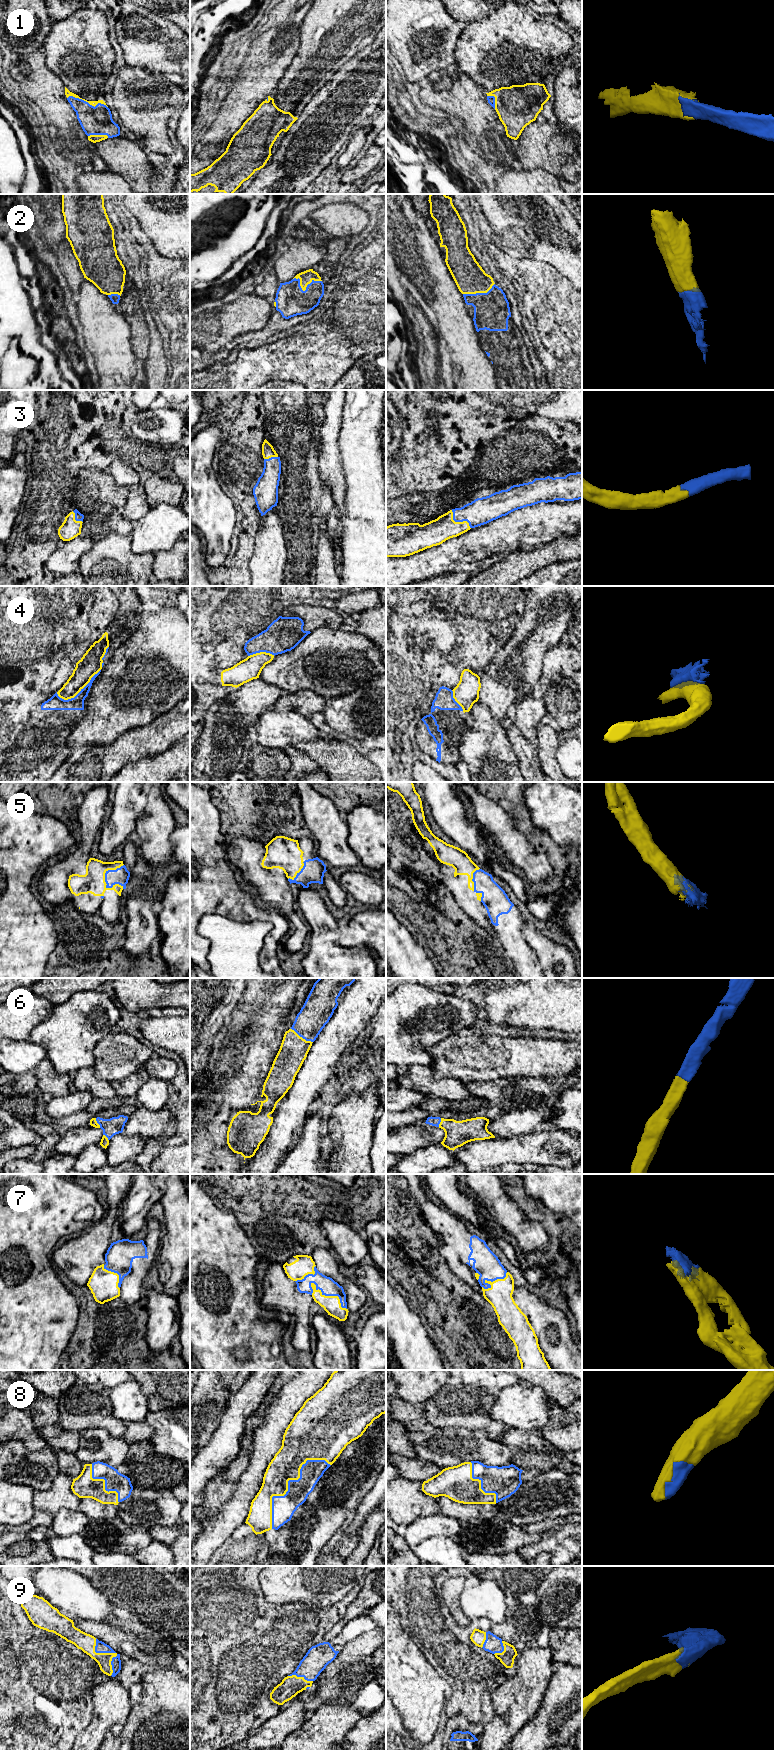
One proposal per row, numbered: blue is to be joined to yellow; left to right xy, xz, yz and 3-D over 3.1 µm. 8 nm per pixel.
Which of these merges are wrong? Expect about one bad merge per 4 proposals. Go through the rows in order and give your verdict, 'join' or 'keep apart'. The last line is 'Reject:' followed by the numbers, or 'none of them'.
1: join
2: join
3: join
4: keep apart
5: join
6: join
7: keep apart
8: join
9: join
Reject: 4, 7

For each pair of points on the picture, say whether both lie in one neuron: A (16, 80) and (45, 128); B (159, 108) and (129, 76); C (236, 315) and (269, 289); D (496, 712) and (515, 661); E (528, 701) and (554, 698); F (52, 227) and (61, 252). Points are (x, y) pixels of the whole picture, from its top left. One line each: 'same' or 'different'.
A: same
B: same
C: different
D: same
E: different
F: different

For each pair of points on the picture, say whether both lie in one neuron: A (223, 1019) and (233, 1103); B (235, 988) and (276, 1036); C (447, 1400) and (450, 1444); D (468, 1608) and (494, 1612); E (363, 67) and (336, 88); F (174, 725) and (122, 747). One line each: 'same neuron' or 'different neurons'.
A: different neurons
B: different neurons
C: different neurons
D: same neuron
E: same neuron
F: same neuron

